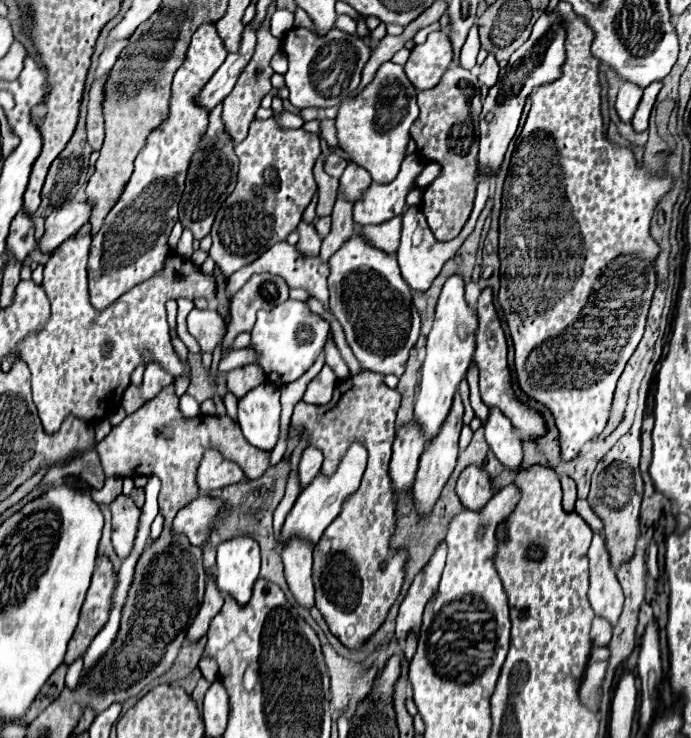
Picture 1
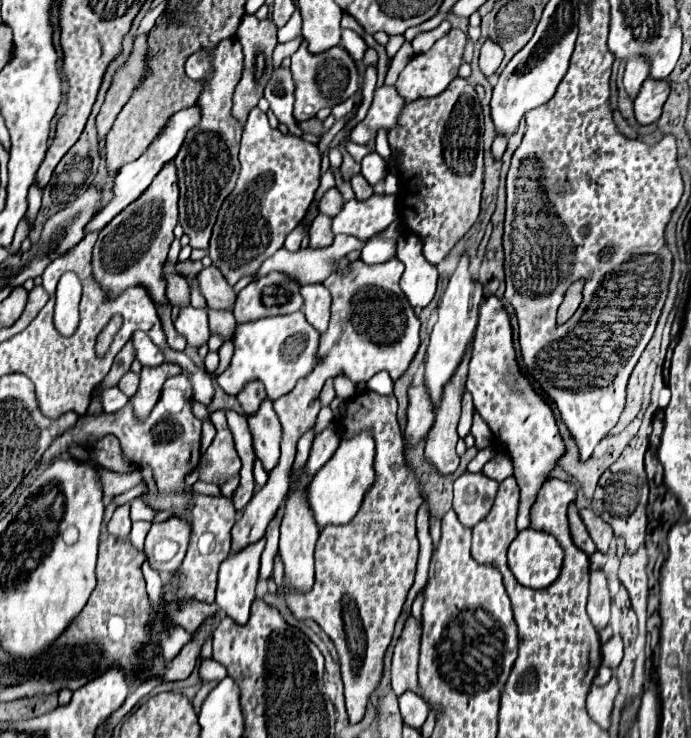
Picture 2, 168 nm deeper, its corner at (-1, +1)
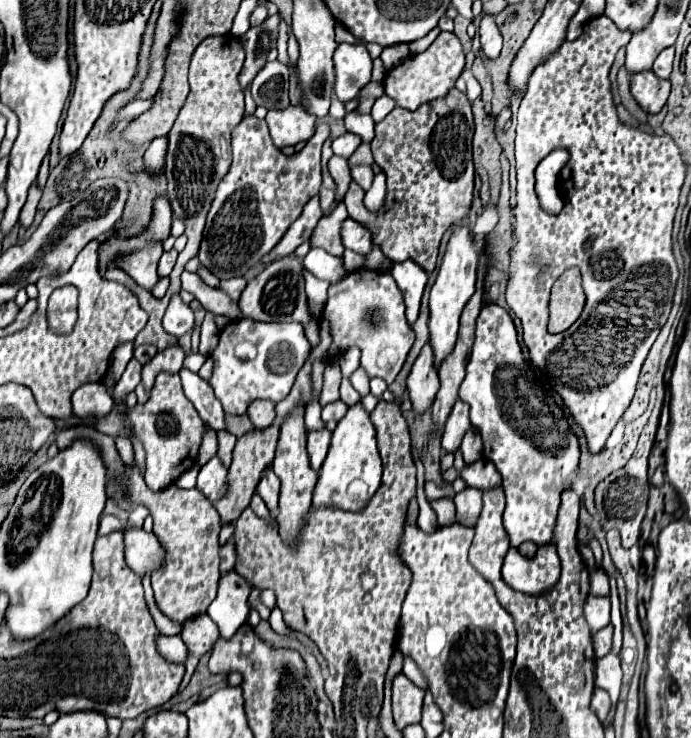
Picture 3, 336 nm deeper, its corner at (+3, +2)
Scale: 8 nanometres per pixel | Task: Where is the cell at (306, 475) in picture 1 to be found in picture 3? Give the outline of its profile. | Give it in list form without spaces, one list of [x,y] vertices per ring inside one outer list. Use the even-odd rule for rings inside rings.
[[[319,429],[319,431],[309,433],[307,451],[309,451],[309,461],[311,461],[313,471],[321,469],[321,465],[323,465],[323,461],[327,457],[329,441],[331,441],[331,431],[329,429]]]

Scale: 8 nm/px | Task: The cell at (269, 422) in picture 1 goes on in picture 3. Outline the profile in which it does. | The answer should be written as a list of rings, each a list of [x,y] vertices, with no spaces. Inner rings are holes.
[[[267,469],[263,473],[263,479],[261,479],[259,487],[257,487],[257,493],[265,501],[267,509],[271,513],[275,513],[277,507],[279,507],[279,477],[273,473],[273,469]]]

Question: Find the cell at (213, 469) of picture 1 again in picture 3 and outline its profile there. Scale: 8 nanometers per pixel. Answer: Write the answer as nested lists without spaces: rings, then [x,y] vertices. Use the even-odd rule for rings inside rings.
[[[219,431],[217,437],[219,437],[217,457],[223,461],[225,467],[229,467],[229,465],[231,465],[231,453],[233,453],[233,447],[235,447],[235,443],[237,443],[237,437],[231,435],[229,431]]]

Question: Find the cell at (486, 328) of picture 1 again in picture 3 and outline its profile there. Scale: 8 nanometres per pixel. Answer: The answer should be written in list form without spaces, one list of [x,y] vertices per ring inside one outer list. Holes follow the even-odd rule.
[[[485,305],[477,317],[475,343],[459,399],[471,409],[471,425],[483,439],[483,457],[497,467],[503,479],[501,487],[507,497],[503,527],[509,545],[519,547],[523,541],[533,541],[537,547],[549,545],[561,493],[571,489],[571,475],[579,465],[579,441],[555,403],[553,391],[533,383],[513,319],[499,305]]]

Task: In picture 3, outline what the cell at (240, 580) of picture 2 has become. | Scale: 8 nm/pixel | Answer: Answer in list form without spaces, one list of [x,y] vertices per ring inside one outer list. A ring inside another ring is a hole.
[[[235,571],[221,577],[217,597],[207,609],[209,617],[219,627],[221,639],[231,639],[237,633],[237,629],[243,623],[247,623],[249,611],[251,611],[247,597],[249,597],[251,589],[253,587]]]

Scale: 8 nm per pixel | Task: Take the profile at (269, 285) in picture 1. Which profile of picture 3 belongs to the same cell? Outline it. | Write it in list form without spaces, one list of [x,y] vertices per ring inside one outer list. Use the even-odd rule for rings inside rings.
[[[289,255],[289,257],[283,257],[275,263],[271,263],[269,267],[265,267],[265,271],[261,275],[251,279],[247,283],[241,299],[239,299],[239,307],[241,307],[243,317],[255,319],[255,321],[263,321],[263,323],[271,323],[271,321],[291,323],[291,321],[297,321],[297,323],[301,323],[311,347],[317,347],[319,323],[309,317],[307,297],[305,297],[305,291],[303,291],[303,261],[297,259],[295,255]],[[259,291],[263,291],[263,293],[259,293]]]

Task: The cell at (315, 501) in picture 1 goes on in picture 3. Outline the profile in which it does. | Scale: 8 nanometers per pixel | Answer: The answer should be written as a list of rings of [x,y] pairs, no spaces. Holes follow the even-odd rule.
[[[355,403],[337,423],[327,459],[319,471],[319,481],[313,493],[313,507],[335,507],[341,511],[361,511],[381,483],[381,457],[377,451],[375,427],[365,407]]]

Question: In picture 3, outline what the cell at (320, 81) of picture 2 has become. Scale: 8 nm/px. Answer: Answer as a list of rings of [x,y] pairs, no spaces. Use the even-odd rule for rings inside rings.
[[[301,105],[282,110],[269,109],[265,121],[277,149],[309,141],[315,133],[315,117],[309,115]]]

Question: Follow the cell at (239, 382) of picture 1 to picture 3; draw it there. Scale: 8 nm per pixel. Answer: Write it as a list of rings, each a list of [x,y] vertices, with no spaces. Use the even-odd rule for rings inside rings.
[[[253,401],[247,409],[249,419],[253,421],[255,429],[263,429],[273,425],[275,419],[275,403],[273,401]]]

